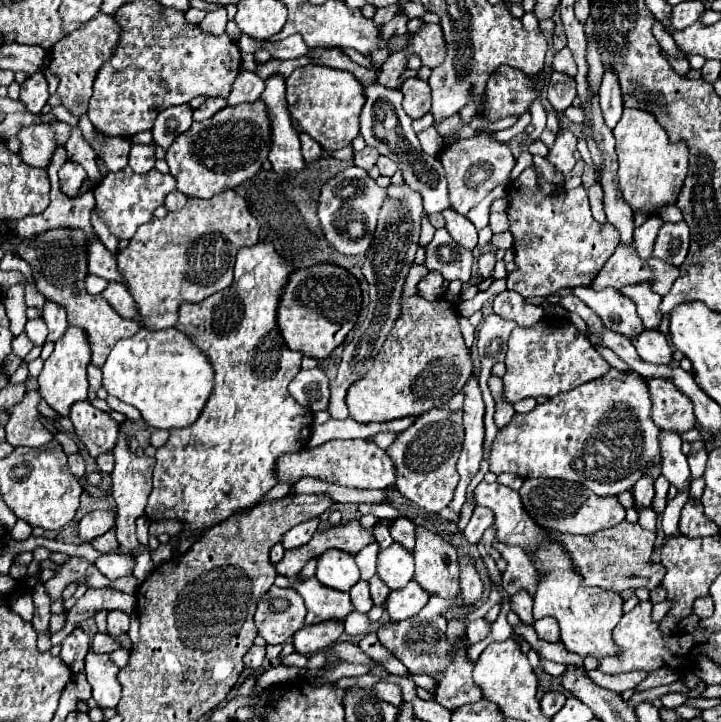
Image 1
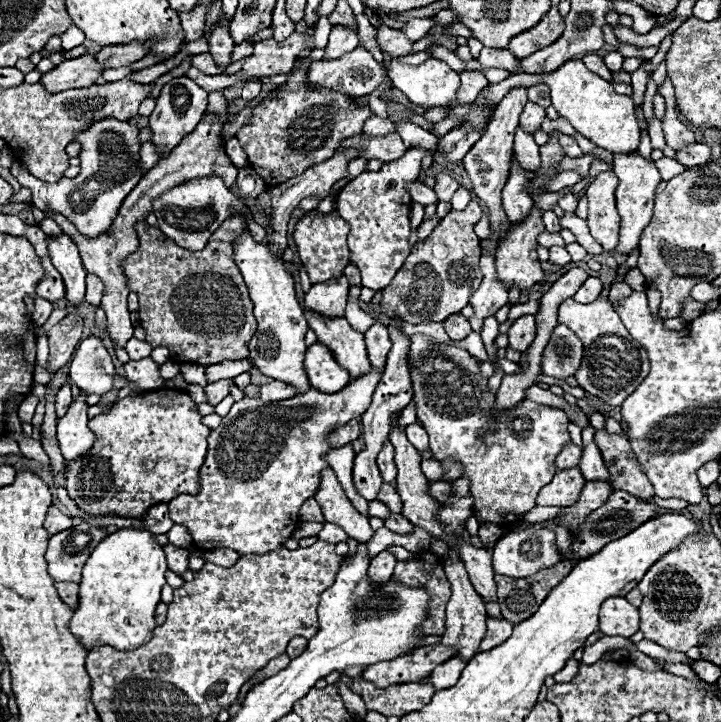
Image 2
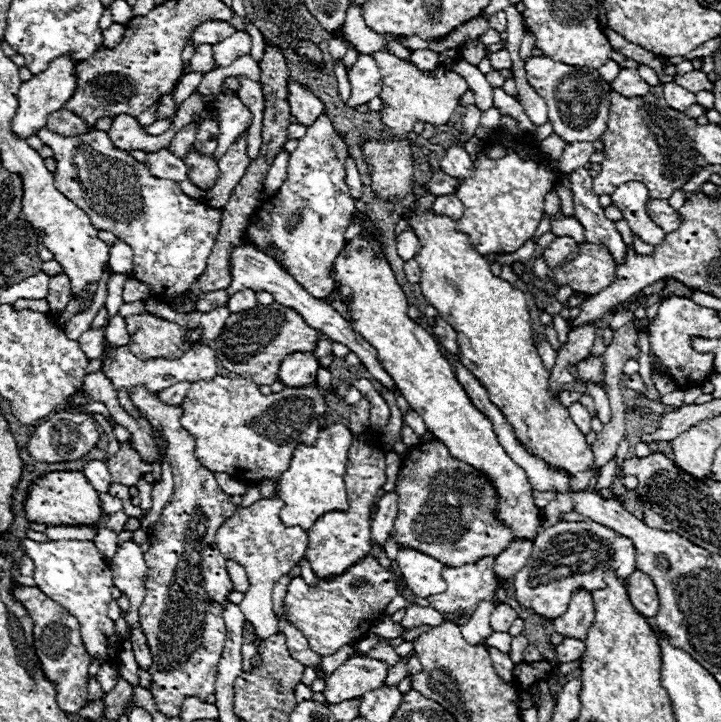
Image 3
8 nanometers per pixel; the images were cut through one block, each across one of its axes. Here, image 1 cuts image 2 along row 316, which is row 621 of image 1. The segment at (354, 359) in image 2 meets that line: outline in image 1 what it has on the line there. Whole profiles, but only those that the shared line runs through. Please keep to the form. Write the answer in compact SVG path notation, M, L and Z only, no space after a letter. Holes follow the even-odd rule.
M296 578L292 588L306 602L306 608L308 608L306 624L318 624L318 622L328 622L328 620L344 622L346 616L354 610L350 596L346 592L330 590L322 586L316 578L310 578L310 580Z

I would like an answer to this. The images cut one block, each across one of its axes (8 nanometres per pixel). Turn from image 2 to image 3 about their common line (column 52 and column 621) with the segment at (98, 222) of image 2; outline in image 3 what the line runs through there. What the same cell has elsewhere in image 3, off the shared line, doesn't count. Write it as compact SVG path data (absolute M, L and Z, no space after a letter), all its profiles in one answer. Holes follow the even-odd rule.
M624 182L618 190L610 196L612 204L622 210L624 220L628 222L632 234L640 236L646 244L660 244L664 240L664 230L652 222L646 212L648 204L648 190L642 182Z

